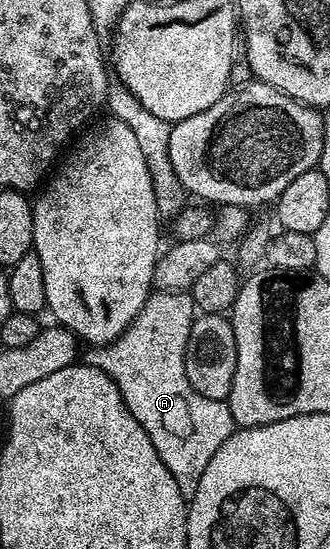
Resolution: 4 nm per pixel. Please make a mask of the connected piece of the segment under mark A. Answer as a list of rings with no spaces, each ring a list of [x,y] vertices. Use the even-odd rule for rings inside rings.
[[[154,290],[123,334],[109,344],[94,347],[87,356],[87,363],[103,370],[119,386],[127,410],[147,430],[147,438],[159,450],[163,466],[171,470],[171,478],[179,482],[179,490],[186,498],[193,497],[207,462],[215,458],[215,450],[235,430],[228,403],[203,398],[187,382],[185,347],[194,319],[195,305],[189,292]]]

